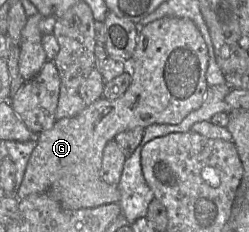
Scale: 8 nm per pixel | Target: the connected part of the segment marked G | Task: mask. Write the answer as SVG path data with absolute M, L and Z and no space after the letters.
M164 16L140 28L134 53L128 62L131 83L126 92L115 100L102 97L86 105L78 115L58 119L51 129L37 134L37 144L27 163L23 181L16 190L16 197L22 199L32 193L50 191L66 210L119 203L118 186L106 183L100 175L106 144L115 139L118 133L137 127L145 129L152 124L176 125L189 113L198 109L208 88L206 82L208 59L206 43L194 22L188 18Z

